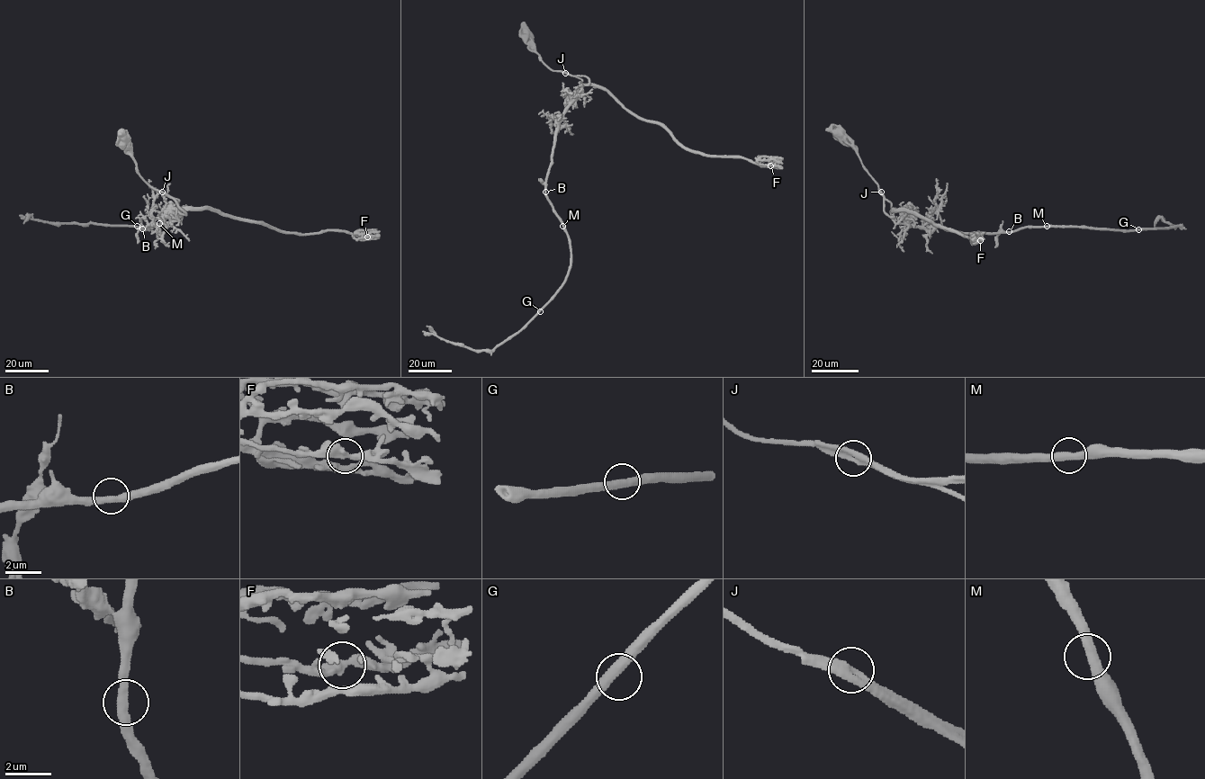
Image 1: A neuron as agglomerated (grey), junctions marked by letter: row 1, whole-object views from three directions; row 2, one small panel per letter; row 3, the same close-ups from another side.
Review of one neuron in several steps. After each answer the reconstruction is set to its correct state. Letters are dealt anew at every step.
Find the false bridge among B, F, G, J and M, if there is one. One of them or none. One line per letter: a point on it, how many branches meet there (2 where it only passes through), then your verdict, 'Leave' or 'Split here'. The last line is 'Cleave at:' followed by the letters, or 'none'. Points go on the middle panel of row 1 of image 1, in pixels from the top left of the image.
B: Place: (545, 192). Branches: 2. Leave
F: Place: (770, 165). Branches: 2. Leave
G: Place: (540, 311). Branches: 2. Leave
J: Place: (565, 73). Branches: 2. Split here
M: Place: (562, 226). Branches: 2. Leave
Cleave at: J

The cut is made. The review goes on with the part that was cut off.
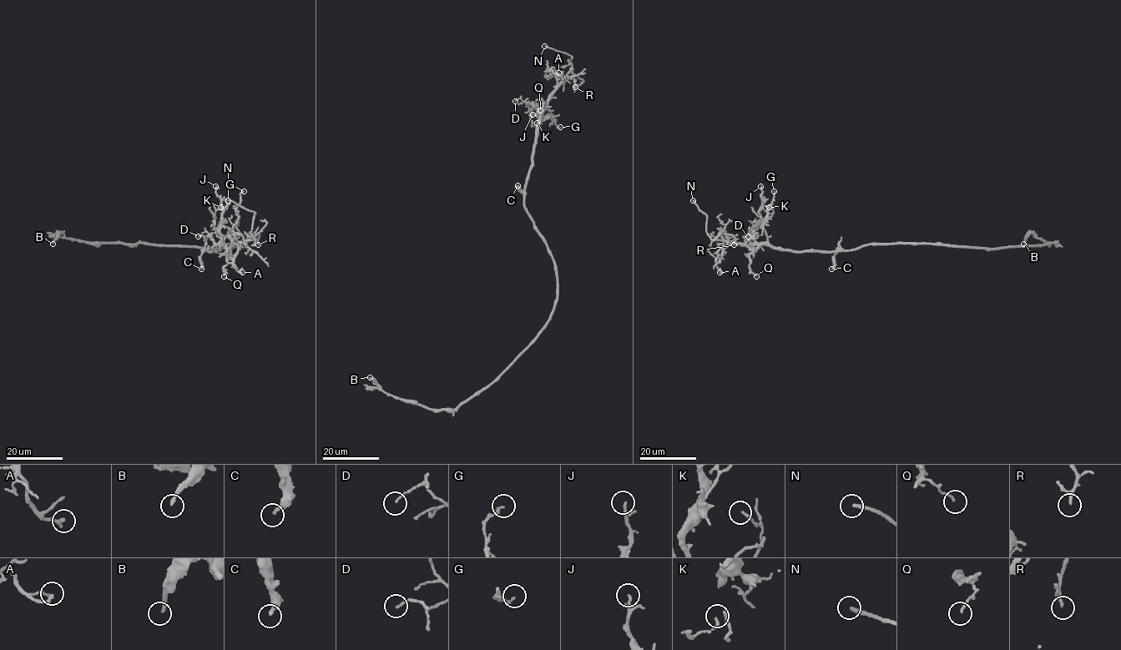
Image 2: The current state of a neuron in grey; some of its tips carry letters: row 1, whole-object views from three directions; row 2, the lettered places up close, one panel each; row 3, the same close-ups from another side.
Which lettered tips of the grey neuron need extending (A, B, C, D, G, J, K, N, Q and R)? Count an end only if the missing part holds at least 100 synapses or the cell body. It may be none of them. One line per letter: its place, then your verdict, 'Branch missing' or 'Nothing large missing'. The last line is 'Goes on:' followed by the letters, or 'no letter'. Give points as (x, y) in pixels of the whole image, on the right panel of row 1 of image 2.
A: Place: (719, 272). Nothing large missing
B: Place: (1023, 244). Nothing large missing
C: Place: (831, 269). Nothing large missing
D: Place: (748, 236). Nothing large missing
G: Place: (774, 191). Nothing large missing
J: Place: (760, 186). Nothing large missing
K: Place: (769, 207). Nothing large missing
N: Place: (693, 200). Branch missing
Q: Place: (756, 276). Nothing large missing
R: Place: (734, 244). Nothing large missing
Goes on: N

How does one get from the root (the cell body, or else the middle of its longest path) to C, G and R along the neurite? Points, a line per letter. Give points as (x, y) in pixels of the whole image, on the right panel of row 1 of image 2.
C: (910, 244), (872, 244), (853, 249), (839, 249), (831, 269)
G: (910, 244), (872, 244), (840, 251), (795, 251), (774, 248), (769, 243), (764, 228), (774, 191)
R: (910, 244), (795, 251), (764, 244), (741, 246), (725, 234), (733, 236), (734, 244)

